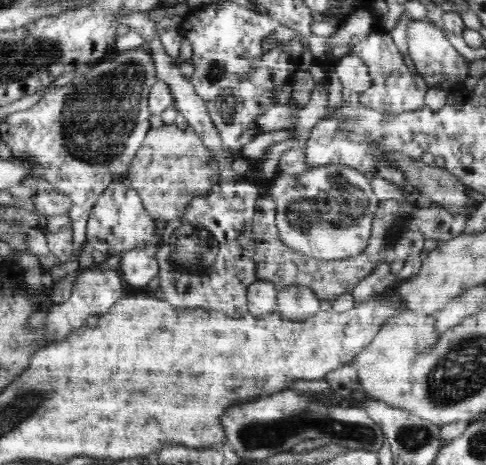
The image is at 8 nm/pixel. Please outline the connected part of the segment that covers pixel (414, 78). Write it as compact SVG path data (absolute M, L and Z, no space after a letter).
M376 30L368 36L361 37L357 44L350 45L350 52L358 55L368 66L369 77L372 85L368 91L356 94L355 99L361 103L361 107L372 108L381 115L406 115L414 111L426 108L425 96L429 87L417 72L407 66L402 59L402 53L398 50L389 32L376 33Z

